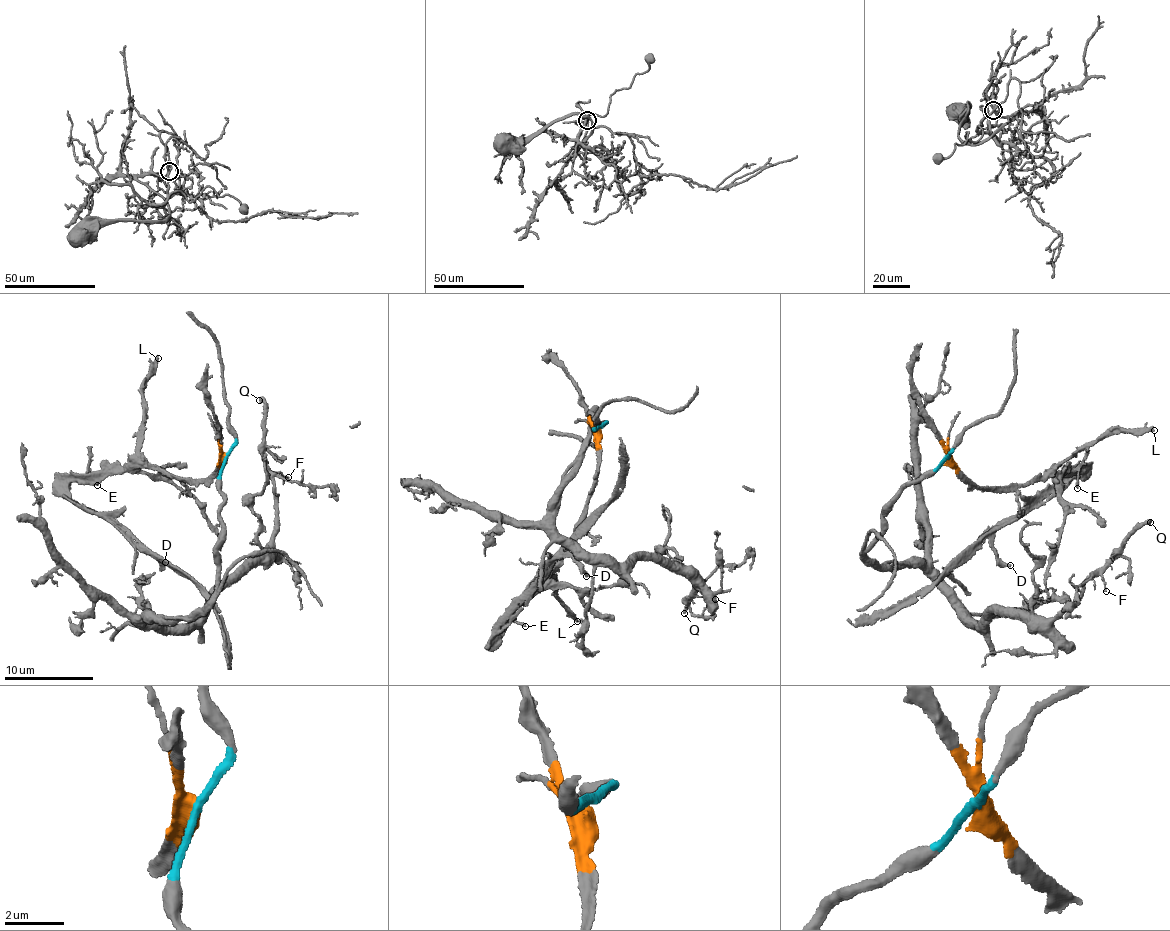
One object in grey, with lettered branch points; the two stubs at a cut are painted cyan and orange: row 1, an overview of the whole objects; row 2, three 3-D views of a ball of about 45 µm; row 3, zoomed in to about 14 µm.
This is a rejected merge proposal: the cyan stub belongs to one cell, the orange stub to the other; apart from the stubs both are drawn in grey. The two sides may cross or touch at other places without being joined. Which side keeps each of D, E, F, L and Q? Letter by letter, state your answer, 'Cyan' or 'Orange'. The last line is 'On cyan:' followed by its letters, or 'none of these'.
D: Orange
E: Orange
F: Cyan
L: Orange
Q: Cyan
On cyan: F, Q

